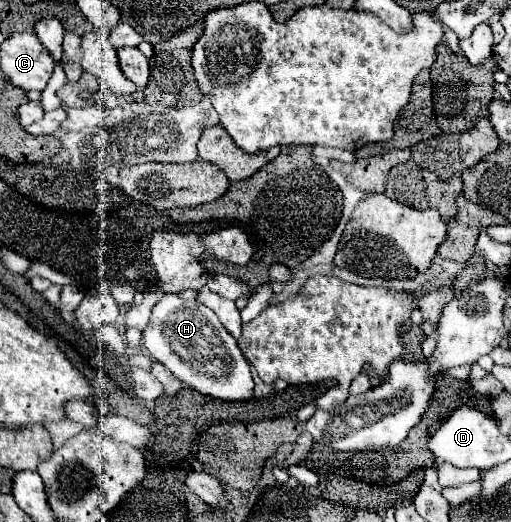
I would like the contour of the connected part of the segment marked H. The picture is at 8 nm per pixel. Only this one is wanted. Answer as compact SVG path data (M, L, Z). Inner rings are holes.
M165 293L159 303L155 303L151 319L147 329L143 331L143 345L147 351L153 355L155 361L159 361L163 367L167 367L187 389L211 397L211 399L221 399L221 401L231 401L231 403L245 403L253 399L253 377L247 359L243 357L235 337L223 327L219 317L205 307L199 301L185 301L175 293Z

